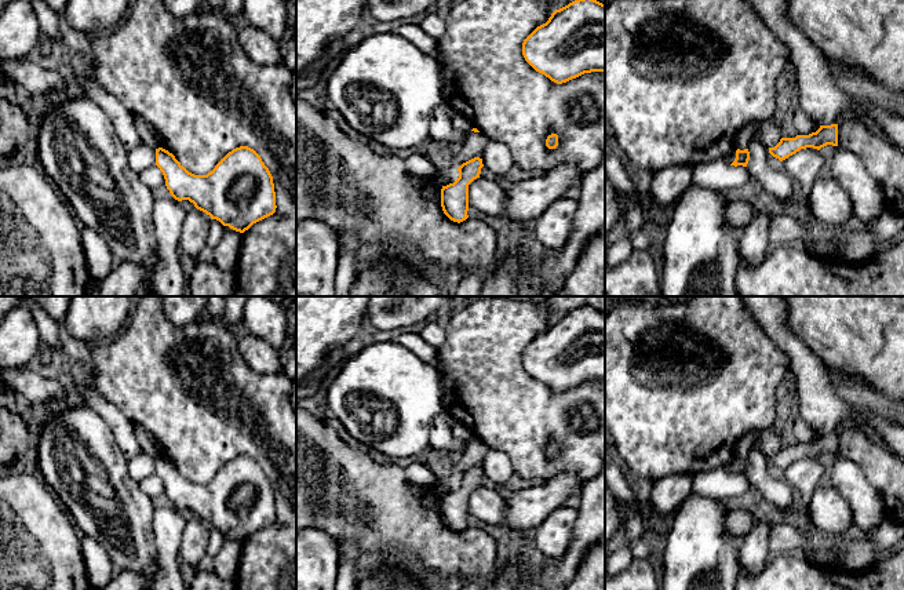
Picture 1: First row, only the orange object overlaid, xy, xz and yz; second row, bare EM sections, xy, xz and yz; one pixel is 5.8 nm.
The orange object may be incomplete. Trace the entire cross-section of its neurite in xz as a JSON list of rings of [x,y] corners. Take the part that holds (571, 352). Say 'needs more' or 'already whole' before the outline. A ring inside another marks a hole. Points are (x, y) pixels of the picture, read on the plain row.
already whole; [[[584,306],[555,318],[548,329],[537,335],[522,352],[525,369],[539,382],[557,393],[566,391],[584,382],[605,380],[605,313]]]

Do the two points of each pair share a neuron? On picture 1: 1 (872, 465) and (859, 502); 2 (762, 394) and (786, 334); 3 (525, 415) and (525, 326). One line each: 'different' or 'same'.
1: different
2: different
3: same

